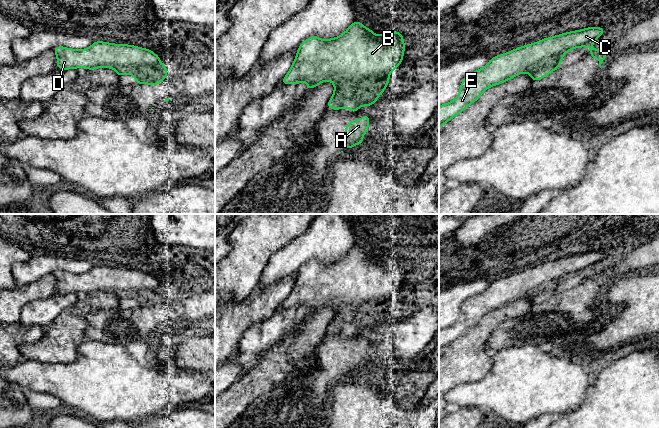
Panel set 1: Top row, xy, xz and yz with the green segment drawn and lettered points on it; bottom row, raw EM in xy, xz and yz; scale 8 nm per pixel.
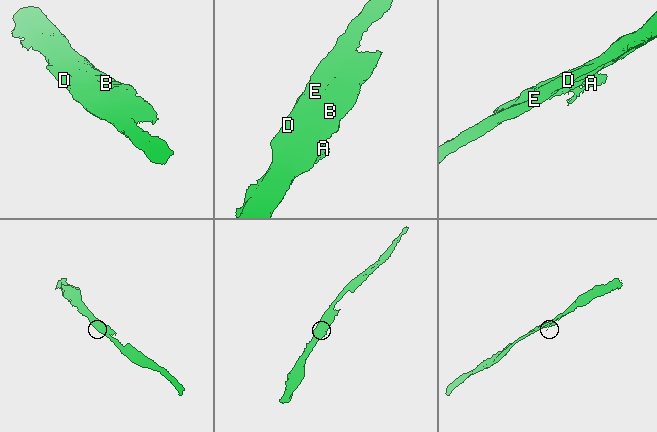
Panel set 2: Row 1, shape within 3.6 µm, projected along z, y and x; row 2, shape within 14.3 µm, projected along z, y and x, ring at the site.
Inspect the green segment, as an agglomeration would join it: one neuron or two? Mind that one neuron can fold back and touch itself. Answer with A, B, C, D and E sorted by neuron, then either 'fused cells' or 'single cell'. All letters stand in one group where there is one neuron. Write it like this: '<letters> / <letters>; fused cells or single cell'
A / B C D E; fused cells

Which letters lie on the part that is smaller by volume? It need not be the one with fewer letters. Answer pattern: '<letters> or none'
A

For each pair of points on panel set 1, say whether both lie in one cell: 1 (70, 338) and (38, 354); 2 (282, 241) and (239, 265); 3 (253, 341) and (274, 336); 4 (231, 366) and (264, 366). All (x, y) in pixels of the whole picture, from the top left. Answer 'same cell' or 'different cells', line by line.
1: same cell
2: same cell
3: same cell
4: different cells

